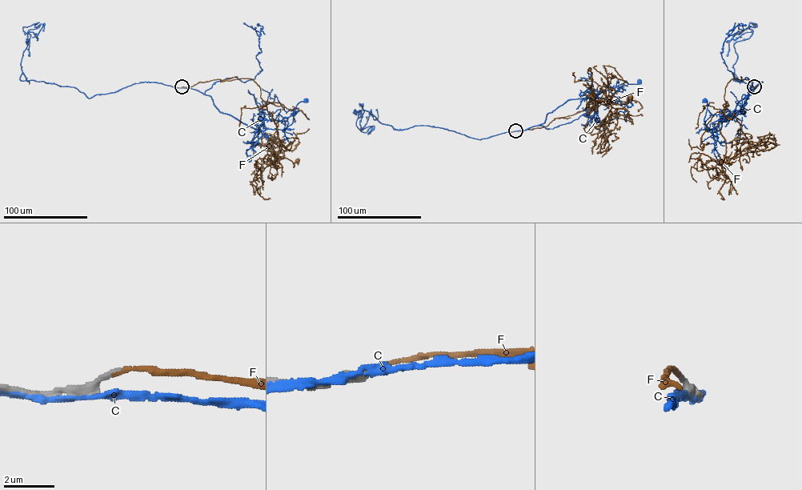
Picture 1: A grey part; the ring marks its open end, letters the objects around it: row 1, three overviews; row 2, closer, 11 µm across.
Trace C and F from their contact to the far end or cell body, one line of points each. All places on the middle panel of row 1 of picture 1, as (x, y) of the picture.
C: (514, 131), (543, 123), (547, 114), (568, 100), (588, 98), (627, 81), (628, 84), (639, 82)
F: (515, 130), (546, 126), (607, 96), (616, 104), (631, 98)

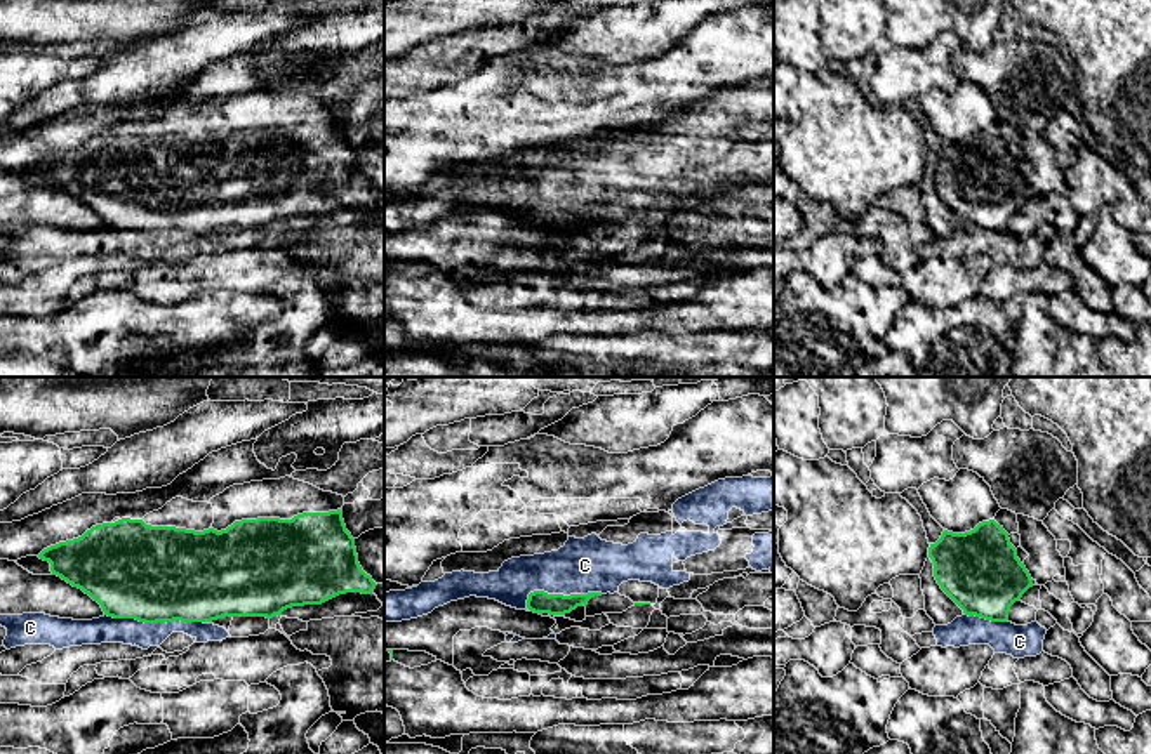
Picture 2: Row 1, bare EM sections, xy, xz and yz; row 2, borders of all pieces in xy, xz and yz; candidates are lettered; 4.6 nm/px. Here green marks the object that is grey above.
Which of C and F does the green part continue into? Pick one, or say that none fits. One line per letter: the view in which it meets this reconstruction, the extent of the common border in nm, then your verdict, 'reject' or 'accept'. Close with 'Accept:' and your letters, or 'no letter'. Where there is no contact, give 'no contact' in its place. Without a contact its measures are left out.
C: meets green in xy; contact 460 nm long; reject
F: no contact; accept
Accept: F

